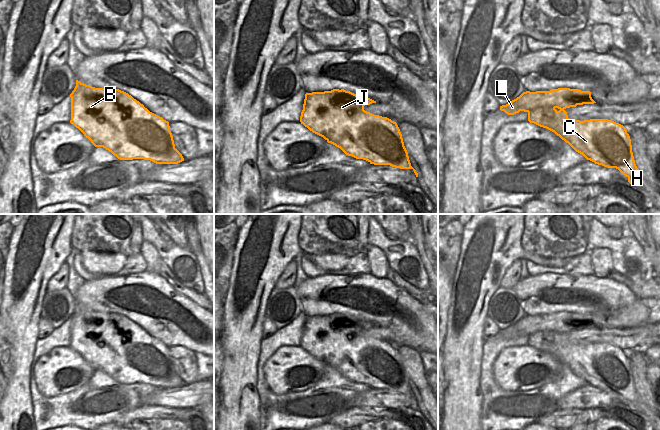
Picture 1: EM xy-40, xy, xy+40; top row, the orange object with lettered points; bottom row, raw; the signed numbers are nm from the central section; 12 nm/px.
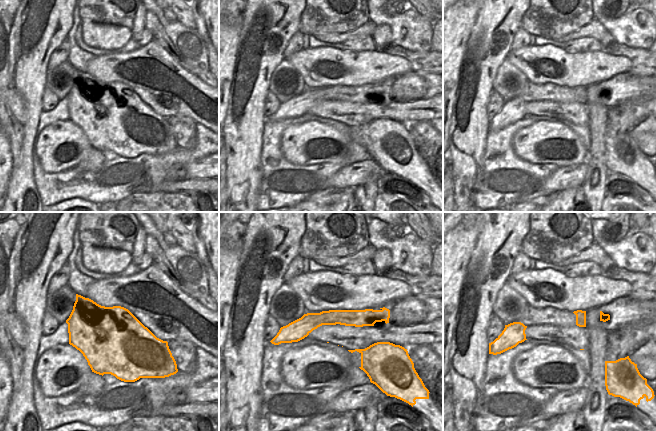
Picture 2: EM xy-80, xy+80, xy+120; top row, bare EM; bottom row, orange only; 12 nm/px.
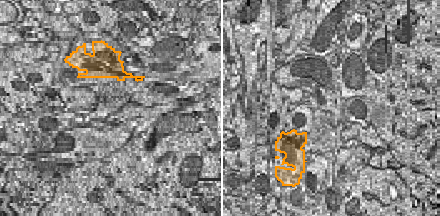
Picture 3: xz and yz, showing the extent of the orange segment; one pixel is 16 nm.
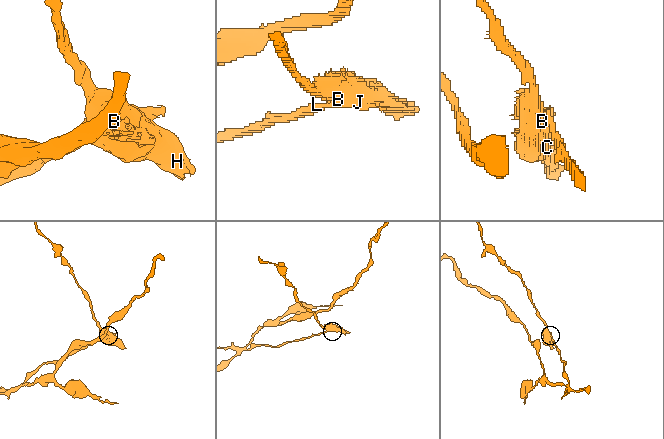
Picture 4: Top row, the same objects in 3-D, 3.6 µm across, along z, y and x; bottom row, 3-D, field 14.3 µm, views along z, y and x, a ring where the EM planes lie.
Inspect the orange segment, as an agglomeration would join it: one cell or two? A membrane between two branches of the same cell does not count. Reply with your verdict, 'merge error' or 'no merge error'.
merge error

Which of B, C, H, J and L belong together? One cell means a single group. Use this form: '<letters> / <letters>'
B C H J / L

